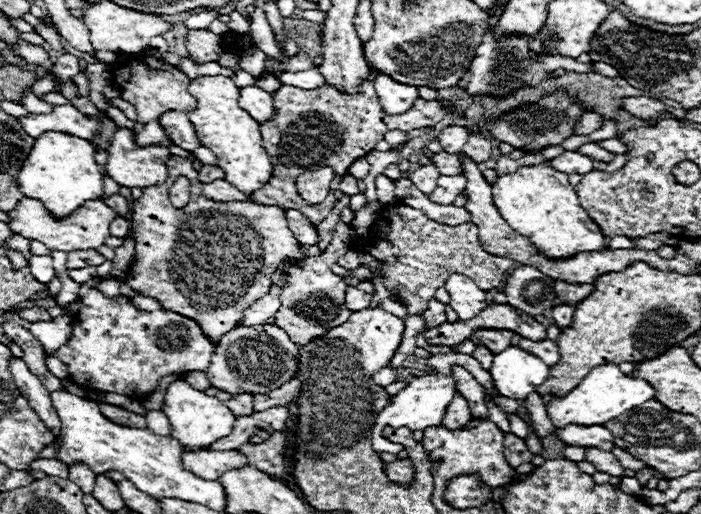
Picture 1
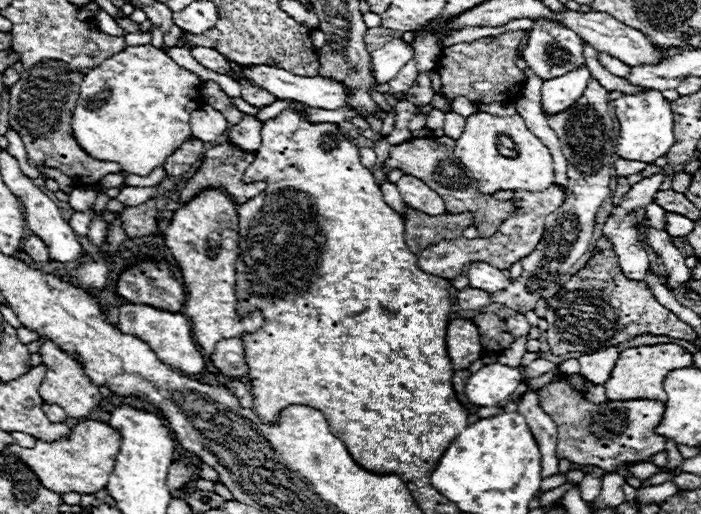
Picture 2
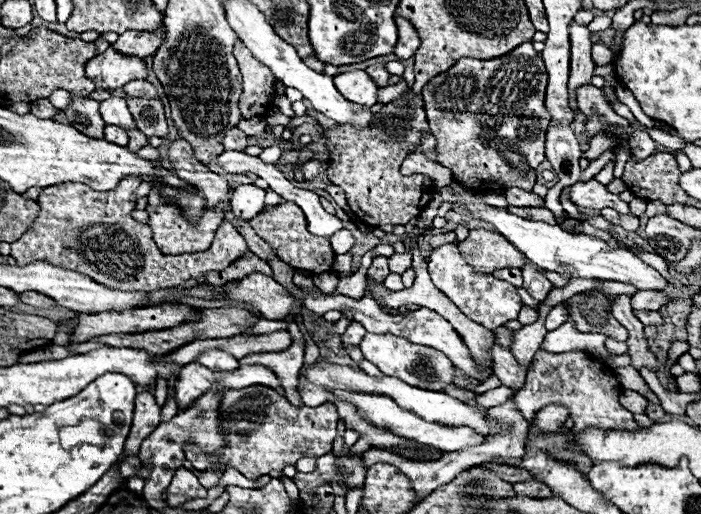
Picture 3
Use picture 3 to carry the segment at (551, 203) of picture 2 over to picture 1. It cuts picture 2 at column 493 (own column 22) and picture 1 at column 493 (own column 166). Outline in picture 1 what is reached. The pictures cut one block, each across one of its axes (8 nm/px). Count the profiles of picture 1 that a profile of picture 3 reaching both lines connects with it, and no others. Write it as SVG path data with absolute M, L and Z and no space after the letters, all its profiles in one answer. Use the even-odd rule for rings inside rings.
M402 202L384 210L382 218L390 226L388 236L392 244L370 236L366 240L366 250L374 258L386 262L386 266L378 270L382 274L384 286L392 294L400 294L400 298L406 300L406 310L414 316L422 316L426 312L428 302L434 298L434 290L442 288L448 276L454 272L470 276L482 290L492 290L498 288L504 276L516 266L516 262L510 258L488 254L478 242L478 228L470 222L460 226L438 224L426 218L420 210L414 210Z

